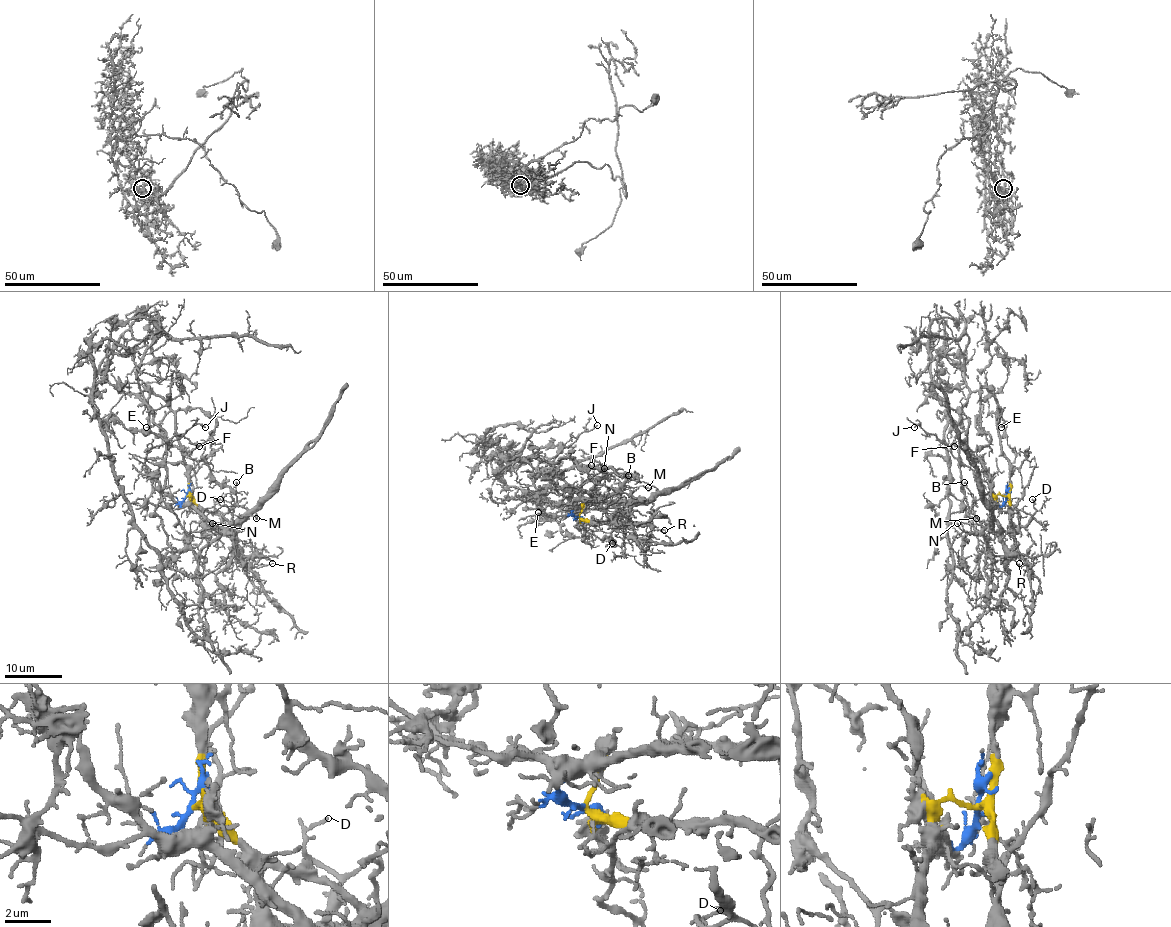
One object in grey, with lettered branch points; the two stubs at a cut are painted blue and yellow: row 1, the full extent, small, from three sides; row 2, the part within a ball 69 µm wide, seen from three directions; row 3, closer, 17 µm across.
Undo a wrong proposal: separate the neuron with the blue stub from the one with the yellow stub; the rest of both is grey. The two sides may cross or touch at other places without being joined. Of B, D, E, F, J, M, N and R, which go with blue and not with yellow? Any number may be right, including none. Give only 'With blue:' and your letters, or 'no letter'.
With blue: B, D, M, N, R

